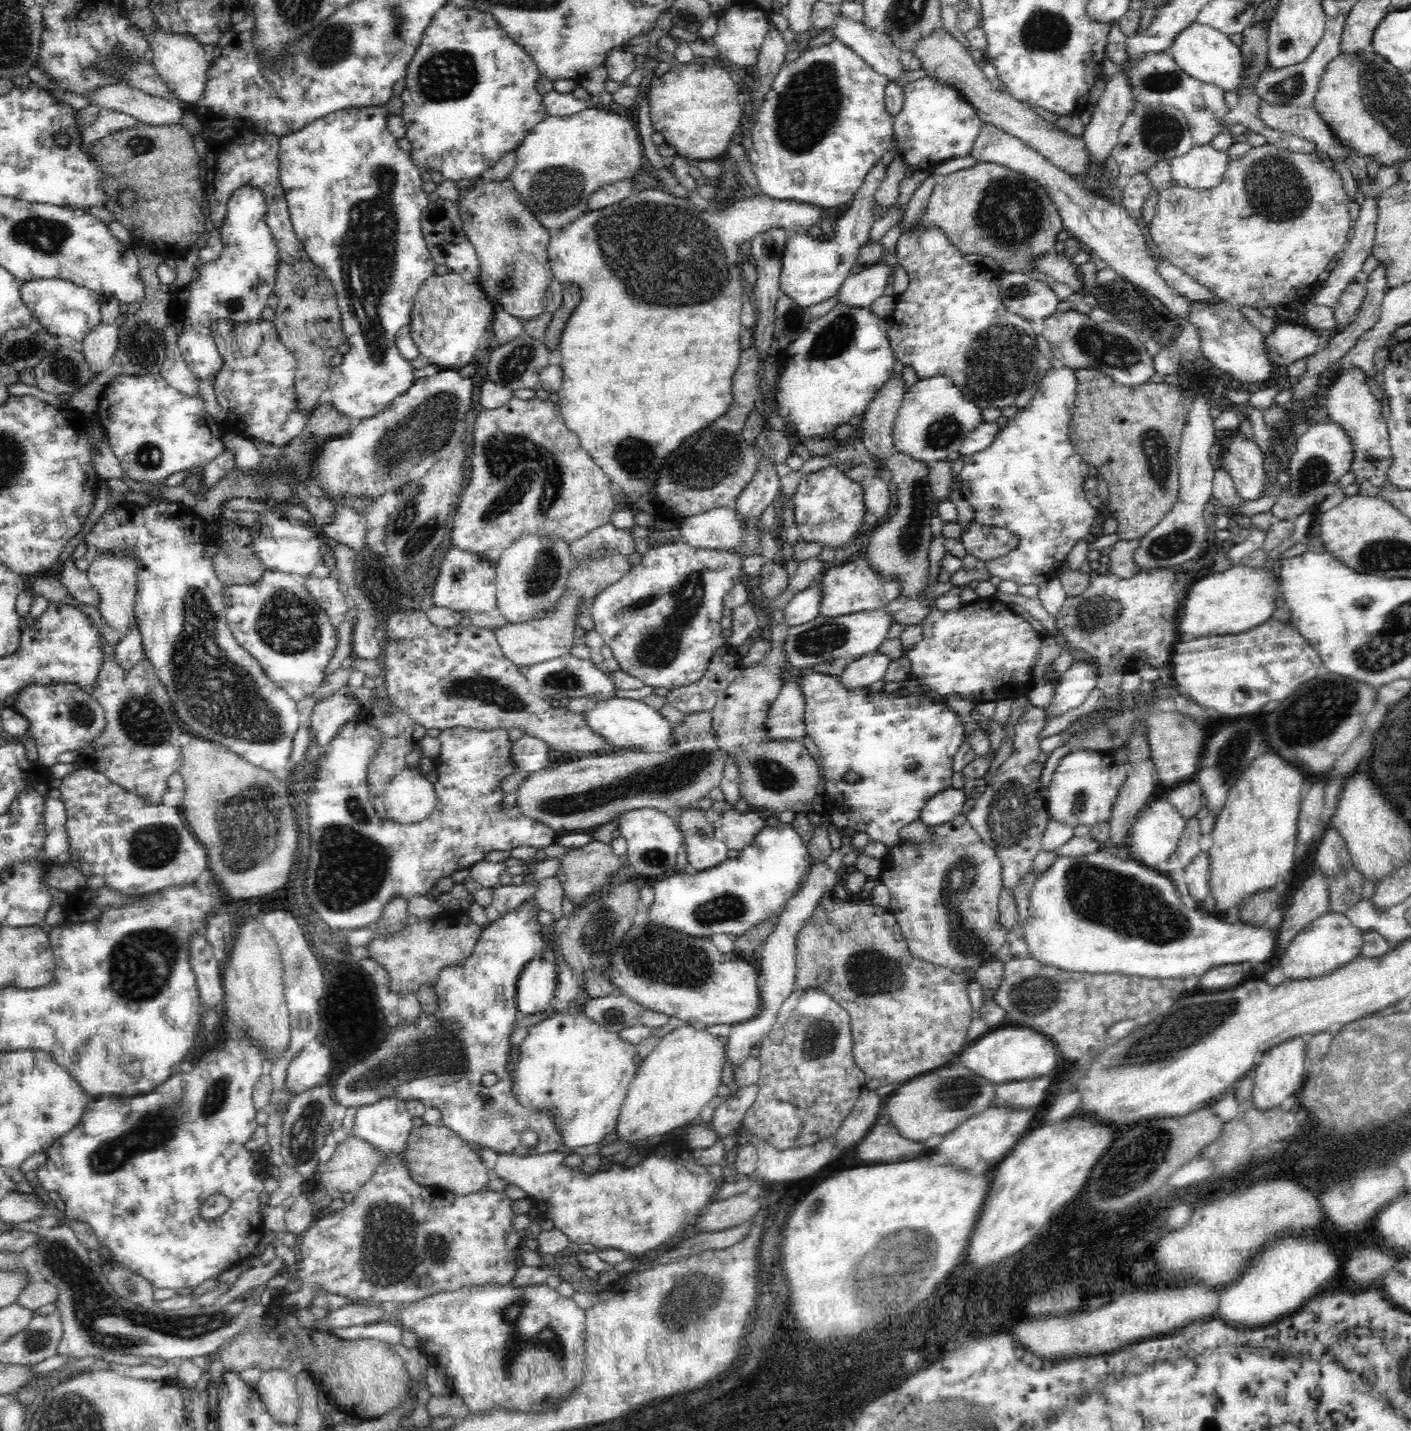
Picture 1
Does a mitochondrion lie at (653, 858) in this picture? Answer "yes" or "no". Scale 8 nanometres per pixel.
yes

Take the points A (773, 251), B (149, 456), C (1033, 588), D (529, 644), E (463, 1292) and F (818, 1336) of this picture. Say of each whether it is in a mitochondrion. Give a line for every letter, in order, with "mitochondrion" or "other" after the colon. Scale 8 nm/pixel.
A: other
B: mitochondrion
C: other
D: other
E: other
F: mitochondrion

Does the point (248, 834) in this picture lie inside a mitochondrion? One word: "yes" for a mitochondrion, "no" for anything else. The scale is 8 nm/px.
yes

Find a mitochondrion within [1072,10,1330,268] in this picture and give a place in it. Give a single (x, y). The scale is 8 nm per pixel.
(1277, 192)

